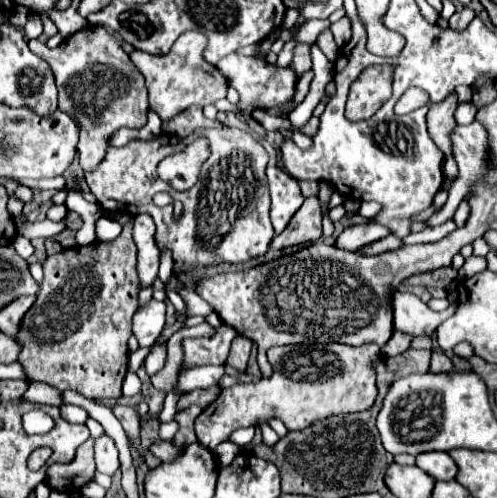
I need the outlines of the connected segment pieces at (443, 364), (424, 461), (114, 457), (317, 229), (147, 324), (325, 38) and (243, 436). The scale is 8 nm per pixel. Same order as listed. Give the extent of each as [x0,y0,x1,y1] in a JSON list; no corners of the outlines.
[[430,351,452,373],[416,453,458,479],[96,435,120,475],[272,197,322,249],[132,299,166,347],[316,29,338,61],[228,427,254,447]]

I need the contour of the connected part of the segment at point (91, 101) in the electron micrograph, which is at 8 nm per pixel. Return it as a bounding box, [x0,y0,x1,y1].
[28,25,148,171]

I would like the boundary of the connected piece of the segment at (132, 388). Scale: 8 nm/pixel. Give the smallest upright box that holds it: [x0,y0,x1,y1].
[124,373,140,395]

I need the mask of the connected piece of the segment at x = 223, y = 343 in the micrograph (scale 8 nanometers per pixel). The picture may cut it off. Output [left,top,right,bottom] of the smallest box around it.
[184,325,236,365]

